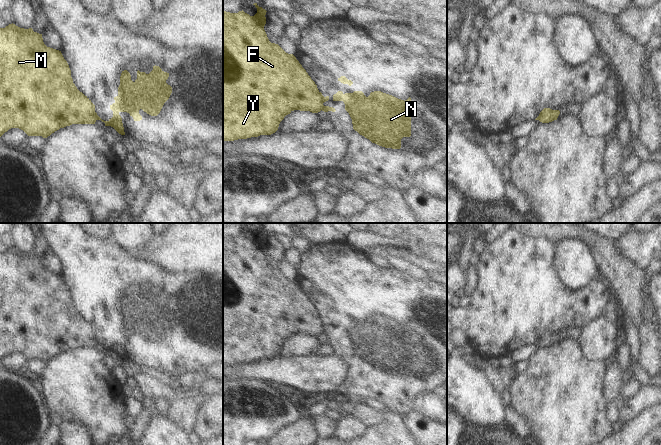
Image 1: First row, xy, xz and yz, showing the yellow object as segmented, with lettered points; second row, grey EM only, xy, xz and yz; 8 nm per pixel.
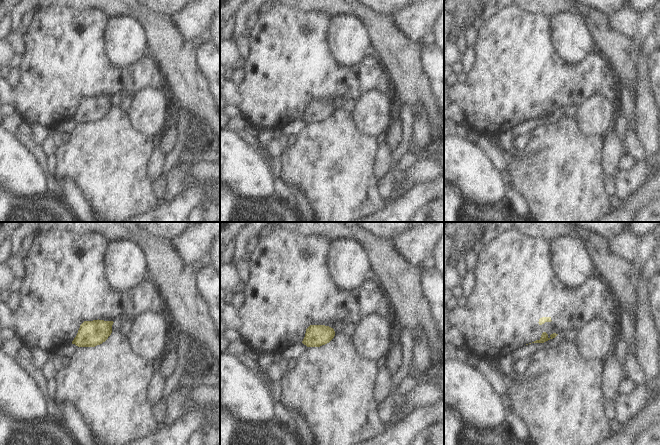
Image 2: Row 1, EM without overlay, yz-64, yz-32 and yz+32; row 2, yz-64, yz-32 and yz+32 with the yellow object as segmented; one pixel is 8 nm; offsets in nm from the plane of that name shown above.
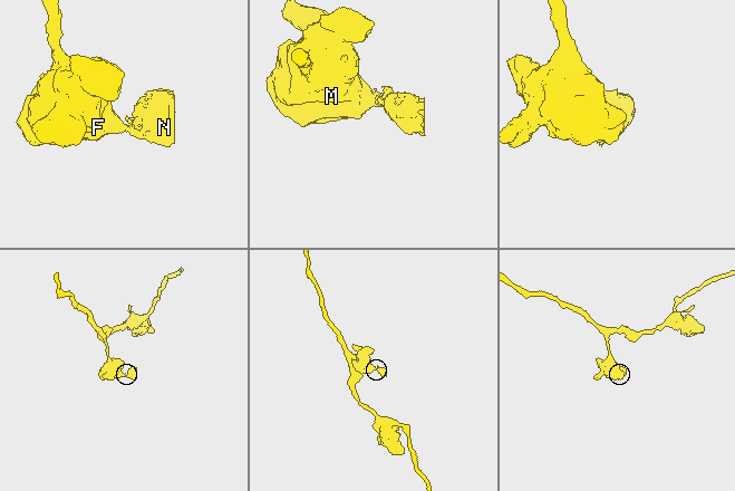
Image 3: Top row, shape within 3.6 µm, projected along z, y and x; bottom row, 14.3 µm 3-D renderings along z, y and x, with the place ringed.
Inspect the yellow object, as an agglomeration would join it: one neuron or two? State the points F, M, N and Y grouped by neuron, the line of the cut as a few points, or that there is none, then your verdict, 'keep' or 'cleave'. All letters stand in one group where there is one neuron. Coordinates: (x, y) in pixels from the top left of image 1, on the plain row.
F M Y / N | xz (318, 316), (321, 333) | cleave

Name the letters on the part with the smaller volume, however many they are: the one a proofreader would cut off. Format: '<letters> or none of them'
N

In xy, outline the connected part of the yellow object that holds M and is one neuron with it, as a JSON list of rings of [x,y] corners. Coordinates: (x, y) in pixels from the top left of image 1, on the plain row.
[[[13,247],[0,252],[0,361],[11,352],[19,352],[28,360],[47,362],[72,348],[95,348],[95,337],[95,329],[73,307],[71,294],[61,275],[47,271],[42,258]]]

